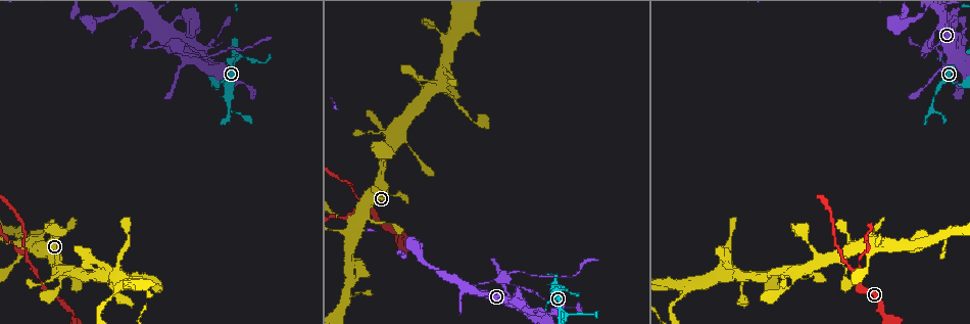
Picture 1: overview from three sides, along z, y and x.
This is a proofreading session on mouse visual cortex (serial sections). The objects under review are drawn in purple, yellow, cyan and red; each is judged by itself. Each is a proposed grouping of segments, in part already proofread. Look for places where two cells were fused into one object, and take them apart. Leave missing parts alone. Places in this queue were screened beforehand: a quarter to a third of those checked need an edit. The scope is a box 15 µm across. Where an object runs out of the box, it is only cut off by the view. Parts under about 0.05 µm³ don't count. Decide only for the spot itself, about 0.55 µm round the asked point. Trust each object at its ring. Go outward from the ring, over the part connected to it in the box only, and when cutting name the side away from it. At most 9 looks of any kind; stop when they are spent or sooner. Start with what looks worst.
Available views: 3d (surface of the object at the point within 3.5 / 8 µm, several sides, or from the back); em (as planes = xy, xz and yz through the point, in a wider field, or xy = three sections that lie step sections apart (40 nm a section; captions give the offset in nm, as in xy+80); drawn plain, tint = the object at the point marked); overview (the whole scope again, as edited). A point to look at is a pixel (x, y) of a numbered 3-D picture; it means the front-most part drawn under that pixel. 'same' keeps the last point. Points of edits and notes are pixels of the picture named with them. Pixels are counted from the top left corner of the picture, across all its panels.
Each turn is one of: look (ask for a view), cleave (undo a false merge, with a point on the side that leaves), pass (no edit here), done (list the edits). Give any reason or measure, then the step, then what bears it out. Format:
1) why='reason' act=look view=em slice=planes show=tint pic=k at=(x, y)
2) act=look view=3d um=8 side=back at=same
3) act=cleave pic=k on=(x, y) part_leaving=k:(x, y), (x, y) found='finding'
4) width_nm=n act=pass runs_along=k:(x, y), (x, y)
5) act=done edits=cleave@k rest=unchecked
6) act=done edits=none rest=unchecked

why='narrows sharply' act=look view=3d um=3.5 side=back pic=1 at=(152, 47)

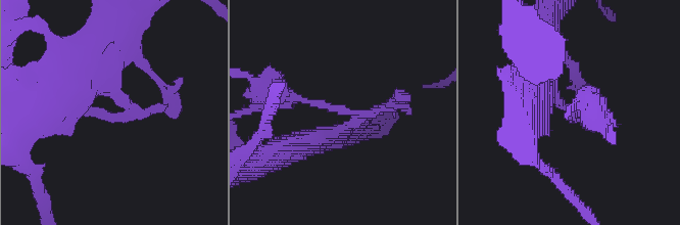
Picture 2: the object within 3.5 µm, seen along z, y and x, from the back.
why='need the tissue' act=look view=em slice=planes show=tint pic=2 at=(119, 114)

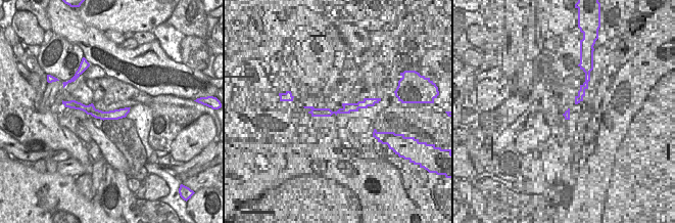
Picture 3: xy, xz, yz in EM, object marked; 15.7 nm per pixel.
act=cleave pic=2 on=(321, 102) found='a second cell is stuck on'

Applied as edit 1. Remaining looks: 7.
act=look view=overview

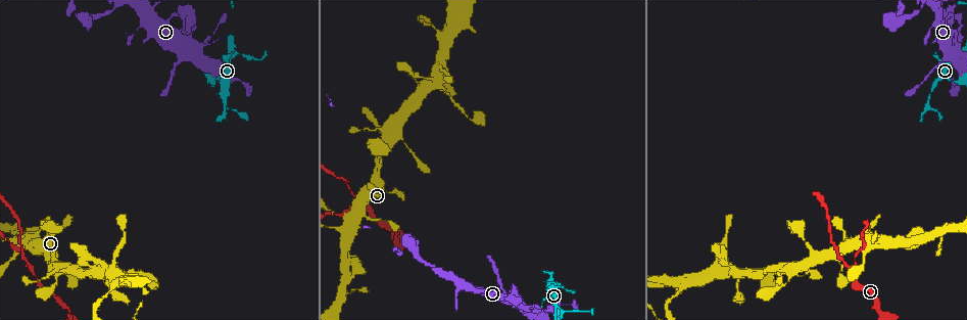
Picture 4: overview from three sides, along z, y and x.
why='a fork' act=look view=3d um=8 pic=4 at=(848, 267)

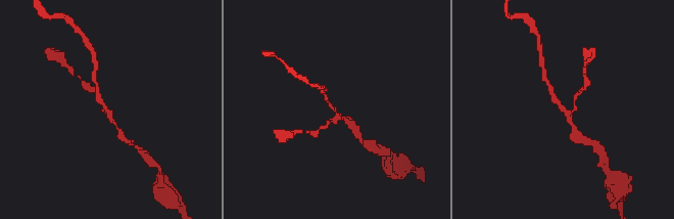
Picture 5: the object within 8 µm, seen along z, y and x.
arms=3 arm_widths_nm=150,150,200 act=look view=em slice=planes show=tint pic=5 at=(108, 112)

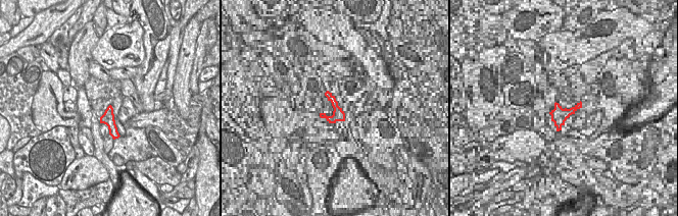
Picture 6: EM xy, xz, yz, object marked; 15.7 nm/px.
width_nm=200 act=pass runs_along=5:(124, 137), (108, 117), (97, 90) found='all the same cell'

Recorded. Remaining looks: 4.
why='abrupt turn' act=look view=3d um=3.5 pic=4 at=(926, 103)

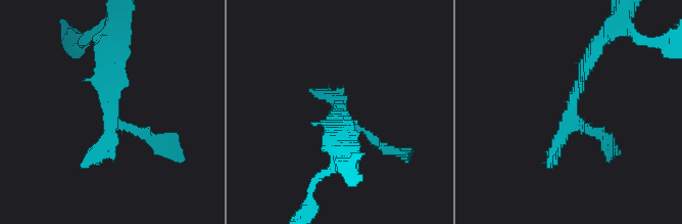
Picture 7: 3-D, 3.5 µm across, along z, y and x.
act=look view=em slice=xy step=2 show=tint pic=7 at=(341, 111)

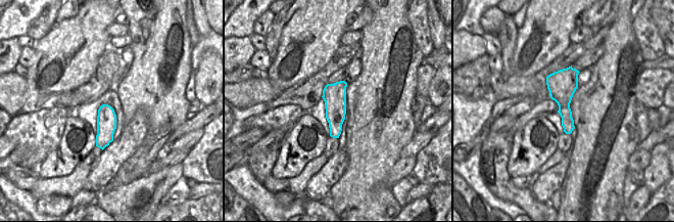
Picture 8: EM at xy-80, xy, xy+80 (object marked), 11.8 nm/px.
why='cut it another way' act=look view=em slice=planes show=tint at=same

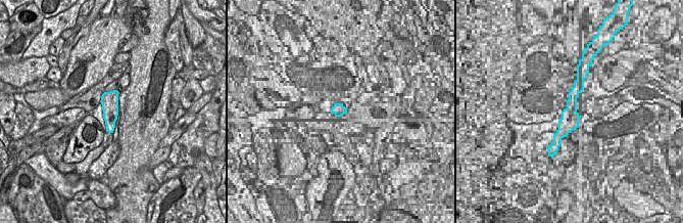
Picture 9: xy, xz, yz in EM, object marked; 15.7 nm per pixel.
act=pass runs_along=7:(111, 52), (111, 121), (158, 143) found='all the same cell'

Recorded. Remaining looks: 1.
act=done edits=cleave@2 rest=unchecked

